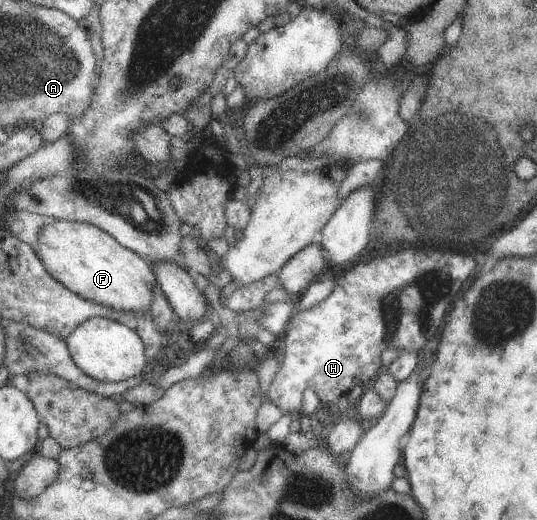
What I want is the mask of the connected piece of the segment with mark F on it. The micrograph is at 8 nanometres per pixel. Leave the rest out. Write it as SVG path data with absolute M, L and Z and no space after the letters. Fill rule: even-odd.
M53 218L40 225L32 247L43 269L71 293L113 311L150 313L151 288L157 287L151 262L121 247L105 231L89 223Z

